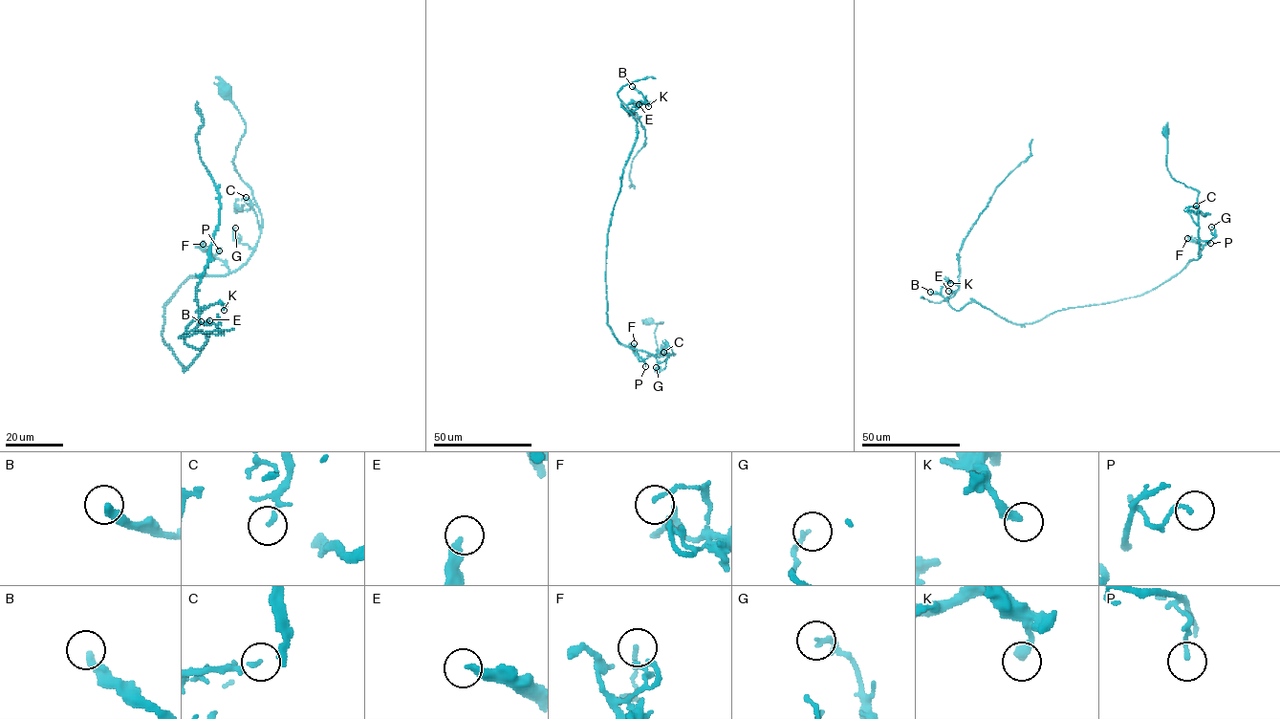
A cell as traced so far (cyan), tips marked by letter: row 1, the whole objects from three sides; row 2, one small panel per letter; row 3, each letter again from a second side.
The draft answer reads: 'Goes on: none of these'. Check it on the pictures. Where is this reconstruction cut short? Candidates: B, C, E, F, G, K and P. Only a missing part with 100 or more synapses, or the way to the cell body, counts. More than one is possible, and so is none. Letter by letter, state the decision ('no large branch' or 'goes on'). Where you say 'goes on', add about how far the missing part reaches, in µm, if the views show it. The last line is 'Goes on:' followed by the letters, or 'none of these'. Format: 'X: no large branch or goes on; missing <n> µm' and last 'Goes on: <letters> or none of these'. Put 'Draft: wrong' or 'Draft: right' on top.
Draft: right
B: no large branch
C: no large branch
E: no large branch
F: no large branch
G: no large branch
K: no large branch
P: no large branch
Goes on: none of these

